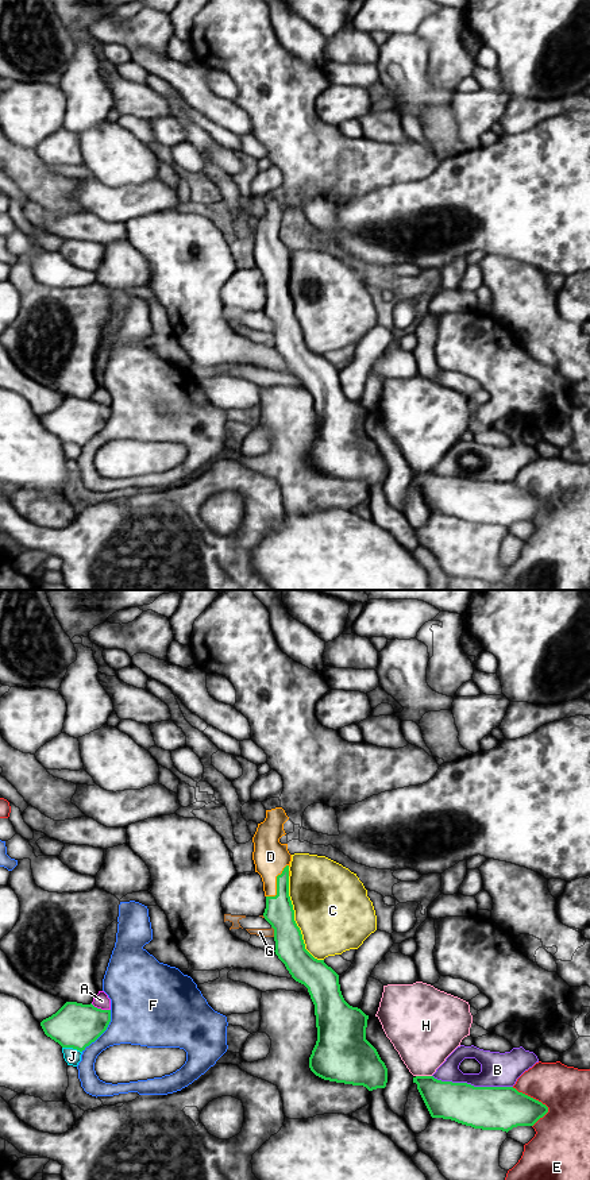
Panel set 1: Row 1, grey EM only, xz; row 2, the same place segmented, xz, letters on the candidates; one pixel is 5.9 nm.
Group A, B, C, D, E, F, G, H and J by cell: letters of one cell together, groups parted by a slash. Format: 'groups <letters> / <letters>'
groups A / B / C / D / E / F / G / H / J

